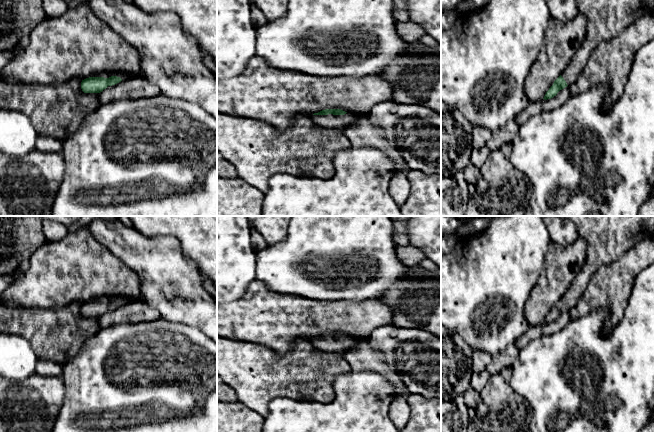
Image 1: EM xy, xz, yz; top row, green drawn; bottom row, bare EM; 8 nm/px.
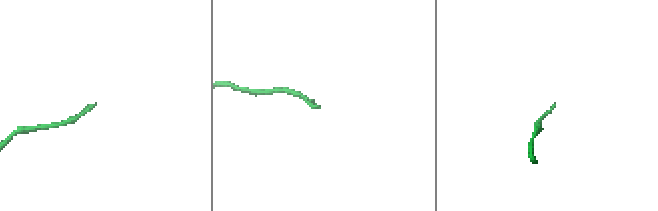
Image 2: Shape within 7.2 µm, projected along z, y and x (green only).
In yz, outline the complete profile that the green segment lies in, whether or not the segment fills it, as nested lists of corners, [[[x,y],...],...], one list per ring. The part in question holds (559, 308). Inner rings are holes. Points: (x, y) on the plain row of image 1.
[[[558,216],[564,220],[571,221],[580,237],[587,242],[587,256],[580,273],[574,278],[564,296],[554,305],[546,316],[543,323],[551,323],[567,310],[572,310],[584,293],[590,278],[601,267],[606,266],[629,249],[648,238],[654,230],[654,216]]]

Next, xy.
[[[102,296],[82,304],[81,313],[84,317],[100,317],[108,310],[115,309],[131,300],[118,296]]]

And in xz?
[[[325,333],[318,337],[314,337],[311,343],[320,351],[336,353],[343,356],[347,349],[355,345],[356,341],[341,333]]]

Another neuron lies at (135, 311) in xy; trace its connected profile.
[[[138,299],[108,310],[99,317],[98,325],[102,329],[116,324],[149,322],[159,318],[161,318],[161,315],[158,310],[149,306],[145,301]]]

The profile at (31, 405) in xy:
[[[34,373],[19,382],[0,376],[0,432],[53,432],[64,396],[62,376],[44,377]]]

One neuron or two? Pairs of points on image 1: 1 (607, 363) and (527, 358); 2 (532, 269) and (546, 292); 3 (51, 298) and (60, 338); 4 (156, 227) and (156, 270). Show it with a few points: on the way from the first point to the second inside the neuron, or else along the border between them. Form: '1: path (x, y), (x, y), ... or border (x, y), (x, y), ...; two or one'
1: path (587, 351), (568, 350), (560, 358), (547, 358); one
2: border (546, 256), (540, 277), (527, 299); two
3: border (76, 302), (60, 308), (29, 308); two
4: border (134, 227), (147, 236), (173, 236), (179, 242); two

